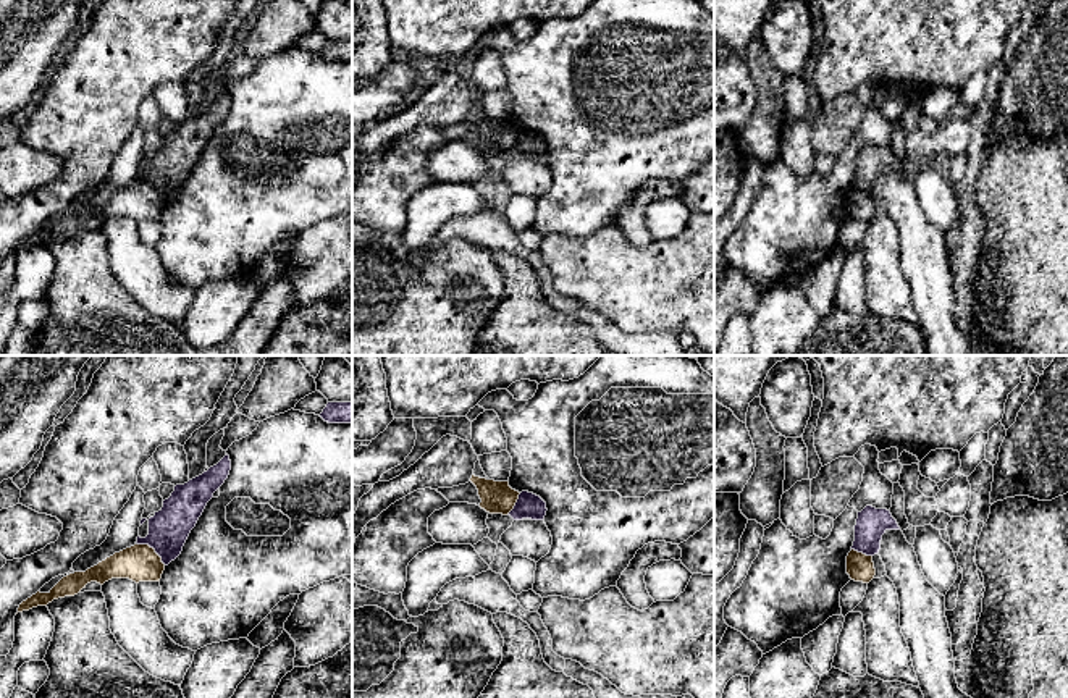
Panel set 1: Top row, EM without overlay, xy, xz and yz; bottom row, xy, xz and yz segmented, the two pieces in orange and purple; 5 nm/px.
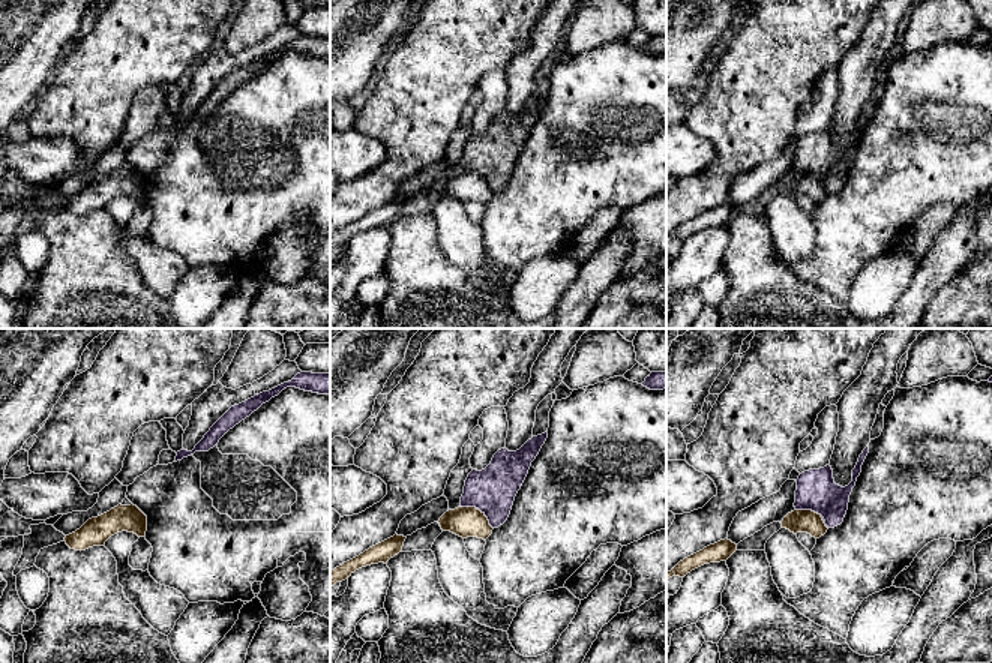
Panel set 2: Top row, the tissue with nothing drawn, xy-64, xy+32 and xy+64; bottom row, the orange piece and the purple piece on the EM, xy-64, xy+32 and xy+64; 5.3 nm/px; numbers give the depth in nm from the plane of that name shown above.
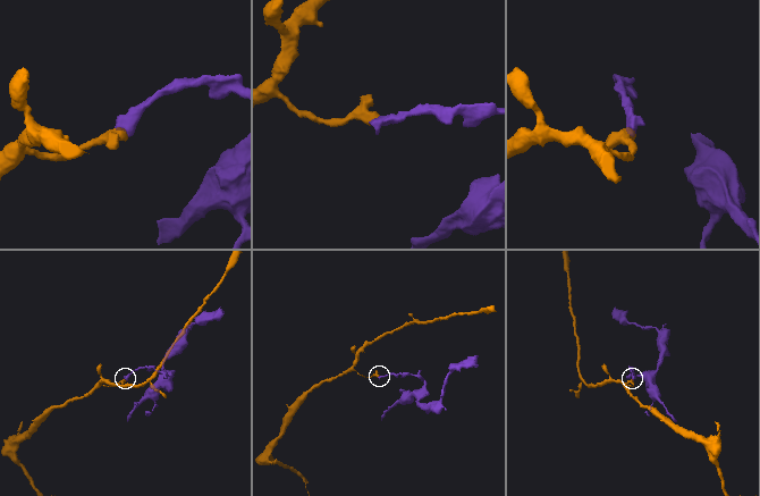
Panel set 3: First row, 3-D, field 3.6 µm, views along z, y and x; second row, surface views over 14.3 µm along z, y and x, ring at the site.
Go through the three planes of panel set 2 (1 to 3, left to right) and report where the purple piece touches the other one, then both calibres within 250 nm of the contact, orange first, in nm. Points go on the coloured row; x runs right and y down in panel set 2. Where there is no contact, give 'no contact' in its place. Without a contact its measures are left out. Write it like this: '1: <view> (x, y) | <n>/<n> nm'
1: no contact
2: xy+32 (479, 510) | 160/240 nm
3: xy+64 (809, 510) | 130/220 nm

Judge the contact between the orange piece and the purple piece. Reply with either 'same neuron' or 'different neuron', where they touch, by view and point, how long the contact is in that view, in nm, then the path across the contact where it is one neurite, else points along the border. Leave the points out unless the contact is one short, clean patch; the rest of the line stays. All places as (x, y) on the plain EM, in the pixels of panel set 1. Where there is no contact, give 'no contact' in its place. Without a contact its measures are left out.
different neuron; meets orange in xy at (154, 188); contact 180 nm long; border along xy (138, 181), (147, 181), (165, 202)

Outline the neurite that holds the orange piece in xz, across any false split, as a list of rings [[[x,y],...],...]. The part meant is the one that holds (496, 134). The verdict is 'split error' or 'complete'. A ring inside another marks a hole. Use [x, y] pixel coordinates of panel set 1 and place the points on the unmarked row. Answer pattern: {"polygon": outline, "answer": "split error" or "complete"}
{"polygon": [[[472,113],[470,120],[478,128],[481,137],[480,145],[490,152],[507,153],[514,147],[520,132],[509,124],[509,120],[494,120],[475,113]]], "answer": "complete"}

